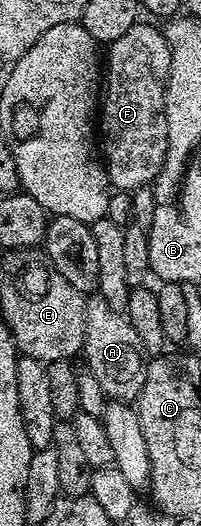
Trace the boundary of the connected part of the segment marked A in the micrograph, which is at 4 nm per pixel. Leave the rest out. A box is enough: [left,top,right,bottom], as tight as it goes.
[83,291,146,399]

